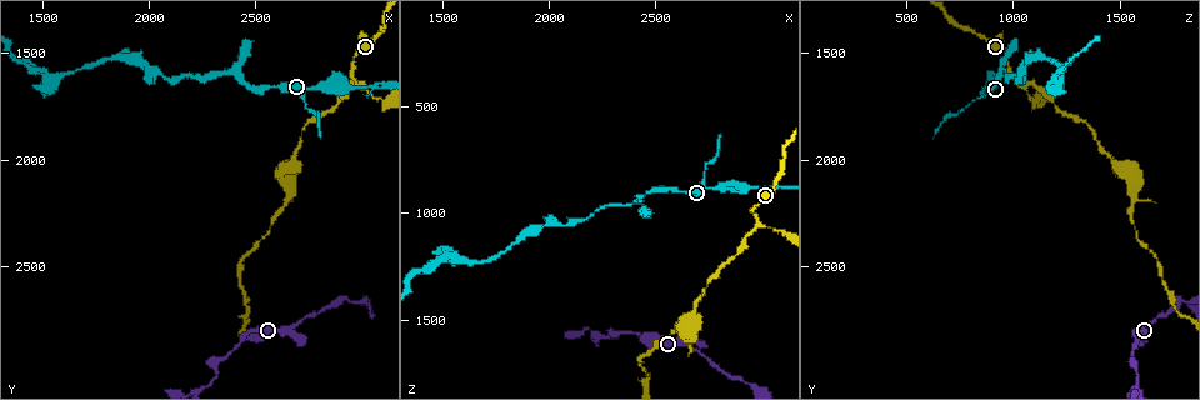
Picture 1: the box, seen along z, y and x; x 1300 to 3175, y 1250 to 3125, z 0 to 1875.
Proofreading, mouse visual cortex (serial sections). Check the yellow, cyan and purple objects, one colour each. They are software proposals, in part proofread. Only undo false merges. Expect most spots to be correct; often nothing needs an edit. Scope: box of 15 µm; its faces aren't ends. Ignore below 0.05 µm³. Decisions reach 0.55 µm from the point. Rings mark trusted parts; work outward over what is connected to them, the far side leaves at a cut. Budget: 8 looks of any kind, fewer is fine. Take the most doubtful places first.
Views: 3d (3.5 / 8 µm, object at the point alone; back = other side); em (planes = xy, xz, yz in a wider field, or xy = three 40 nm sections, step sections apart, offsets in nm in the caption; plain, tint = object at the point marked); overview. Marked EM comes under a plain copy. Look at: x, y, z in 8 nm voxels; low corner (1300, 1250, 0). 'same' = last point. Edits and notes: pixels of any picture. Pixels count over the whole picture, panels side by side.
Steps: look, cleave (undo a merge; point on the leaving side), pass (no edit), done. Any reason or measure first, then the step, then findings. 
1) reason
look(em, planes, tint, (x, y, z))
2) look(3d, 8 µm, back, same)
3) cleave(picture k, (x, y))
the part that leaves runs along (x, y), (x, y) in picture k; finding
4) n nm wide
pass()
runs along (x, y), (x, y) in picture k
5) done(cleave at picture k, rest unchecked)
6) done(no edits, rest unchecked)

thin neck
look(3d, 3.5 µm, (2380, 2880, 1570))

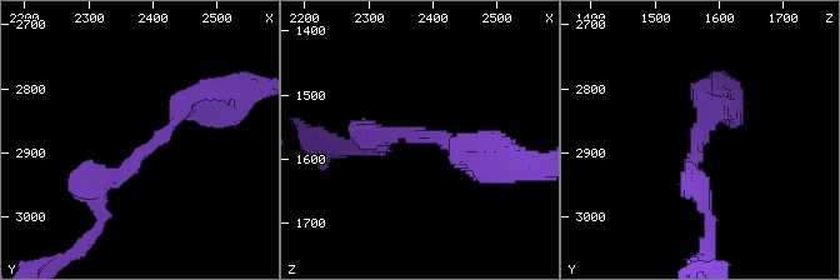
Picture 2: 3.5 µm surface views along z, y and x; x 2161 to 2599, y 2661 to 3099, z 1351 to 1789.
arms of 200, 250 nm
look(em, xy, step 1, tint, (2390, 2895, 1560))

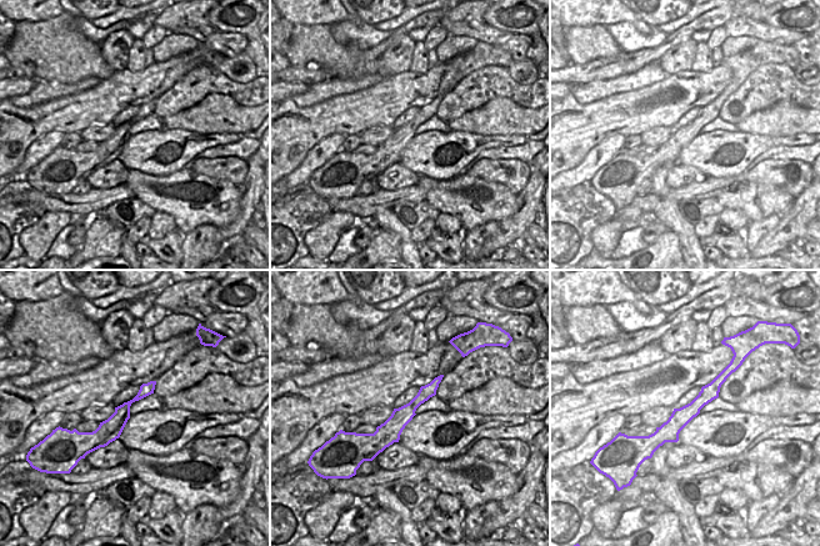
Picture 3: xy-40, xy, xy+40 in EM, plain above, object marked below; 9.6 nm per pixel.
190 nm wide
pass()
runs along (203, 104), (106, 174), (99, 204) in picture 2; continuous, no second cell

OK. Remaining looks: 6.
look(3d, 8 µm, back, (2980, 1660, 1060))

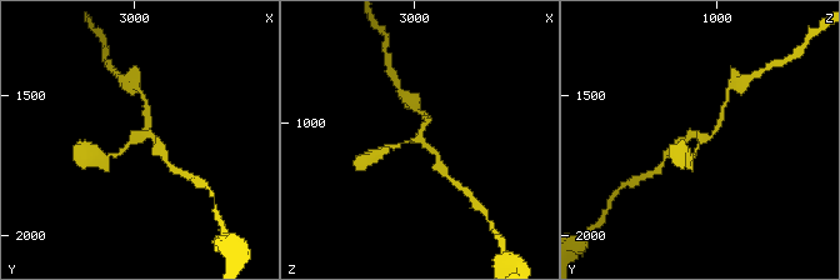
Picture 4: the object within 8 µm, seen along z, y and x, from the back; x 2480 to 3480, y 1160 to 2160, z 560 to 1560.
3 arms; arms of 150, 200, 200 nm; now the EM
look(em, xy, step 1, tint, (2990, 1650, 1050))

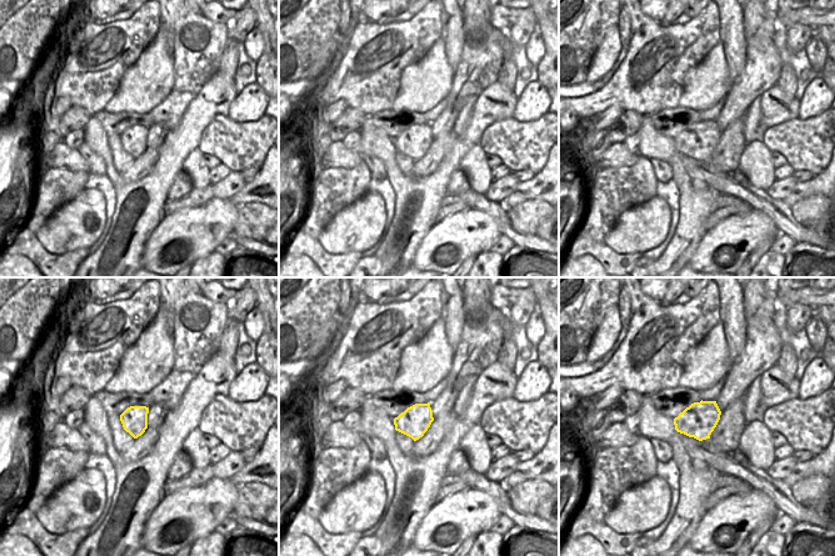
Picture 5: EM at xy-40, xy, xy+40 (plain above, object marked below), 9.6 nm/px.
pass()
runs along (721, 113), (710, 136), (689, 135), (675, 146) in picture 4; all the same cell

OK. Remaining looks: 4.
look(3d, 8 µm, (2660, 2140, 1580))

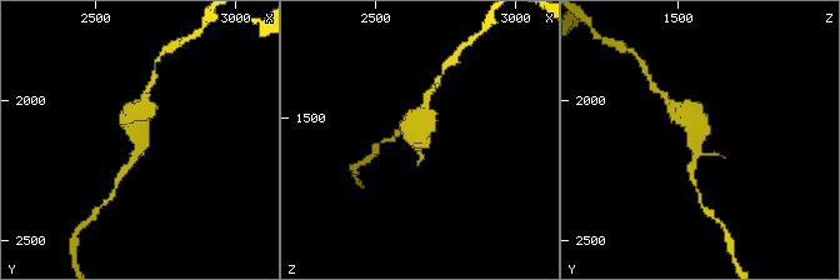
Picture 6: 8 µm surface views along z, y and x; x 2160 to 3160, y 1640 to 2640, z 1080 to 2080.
need the tissue
look(em, xy, step 1, tint, (2660, 2140, 1580))

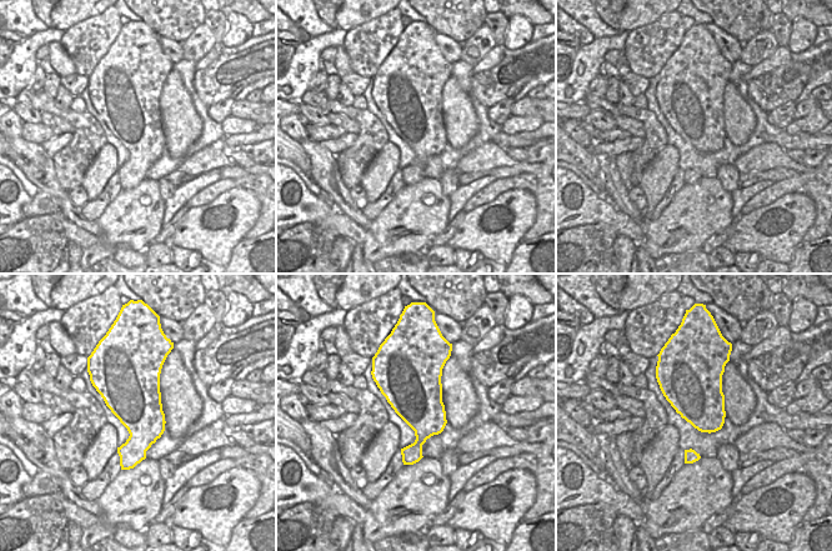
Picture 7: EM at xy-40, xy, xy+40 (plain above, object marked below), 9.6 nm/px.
pass()
runs along (138, 110), (141, 148), (123, 171) in picture 6; continuous, no second cell

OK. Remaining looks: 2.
a fork
look(3d, 3.5 µm, (2400, 1600, 940))

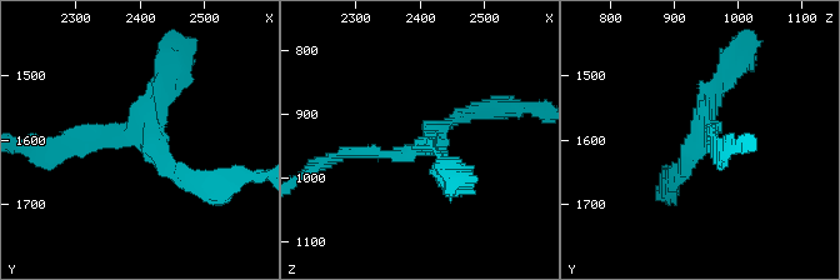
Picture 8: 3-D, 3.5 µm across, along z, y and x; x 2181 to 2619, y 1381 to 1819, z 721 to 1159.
3 arms; arms of 150, 150, 200 nm
look(em, xy, step 2, tint, (2410, 1600, 945))

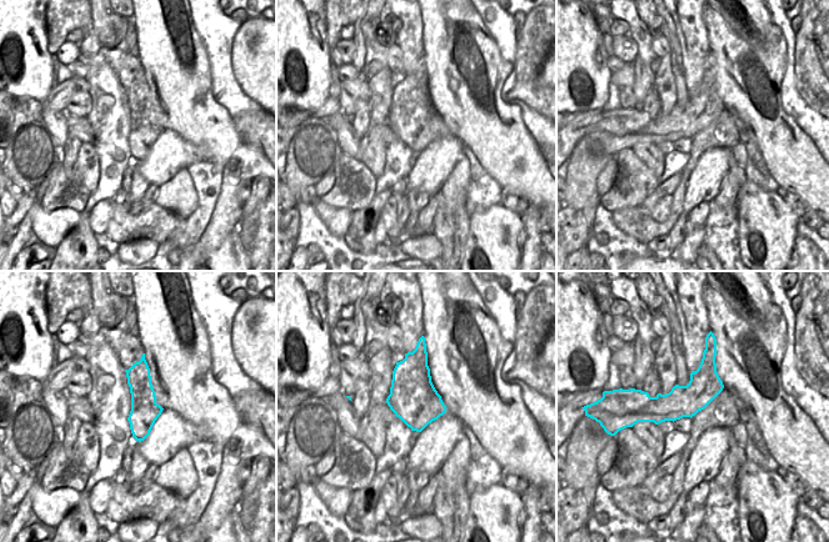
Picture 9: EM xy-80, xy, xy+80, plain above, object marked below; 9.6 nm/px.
460 nm wide
pass()
runs along (485, 109), (420, 148), (348, 154) in picture 8; one cell here

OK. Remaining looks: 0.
done(no edits, rest unchecked)

